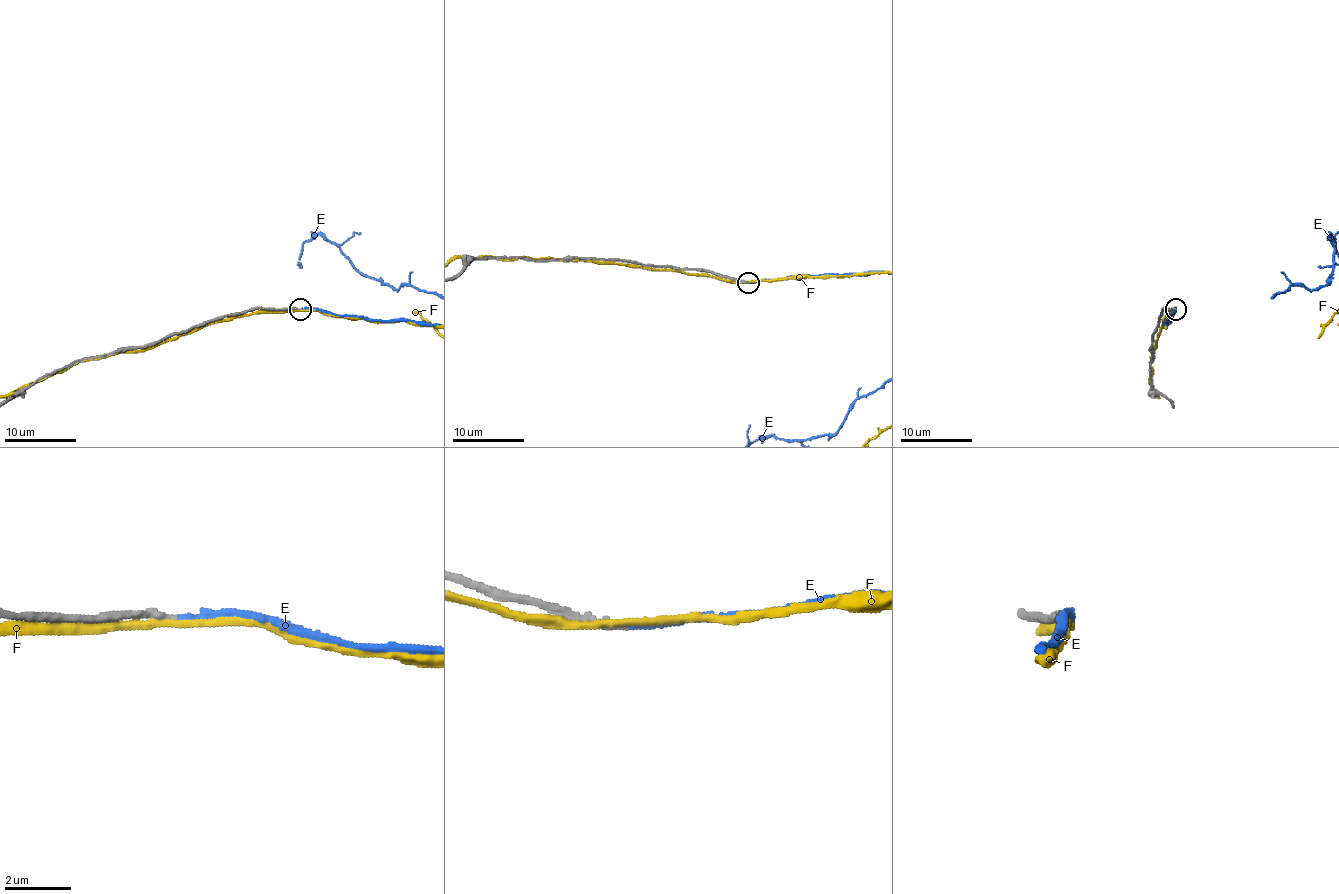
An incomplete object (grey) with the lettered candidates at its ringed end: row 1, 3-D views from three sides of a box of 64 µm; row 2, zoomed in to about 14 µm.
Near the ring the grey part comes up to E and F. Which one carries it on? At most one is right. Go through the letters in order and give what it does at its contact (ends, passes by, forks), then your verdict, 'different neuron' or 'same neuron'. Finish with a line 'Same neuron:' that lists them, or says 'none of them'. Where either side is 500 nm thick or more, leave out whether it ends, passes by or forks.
E: it ends; same neuron
F: it passes by; different neuron
Same neuron: E

